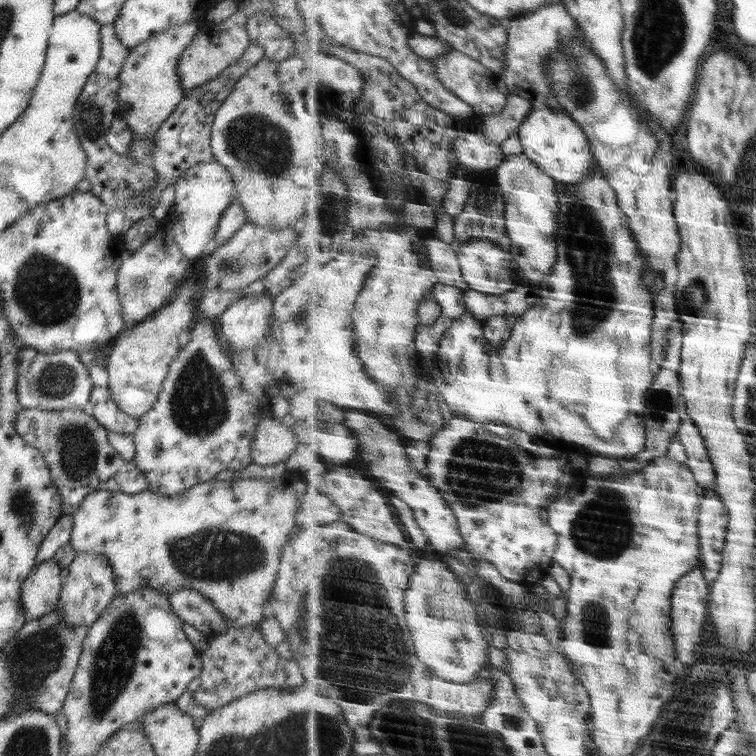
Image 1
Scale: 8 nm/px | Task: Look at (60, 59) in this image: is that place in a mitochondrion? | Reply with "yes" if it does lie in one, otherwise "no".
no

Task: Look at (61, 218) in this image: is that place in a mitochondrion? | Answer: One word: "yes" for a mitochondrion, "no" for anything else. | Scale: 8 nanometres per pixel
no

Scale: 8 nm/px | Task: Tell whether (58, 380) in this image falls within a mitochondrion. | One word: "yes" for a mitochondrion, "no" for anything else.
yes

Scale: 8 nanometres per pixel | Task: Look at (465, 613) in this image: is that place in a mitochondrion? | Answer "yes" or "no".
no

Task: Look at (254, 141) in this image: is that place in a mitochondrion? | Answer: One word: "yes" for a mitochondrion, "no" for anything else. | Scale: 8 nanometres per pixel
yes

